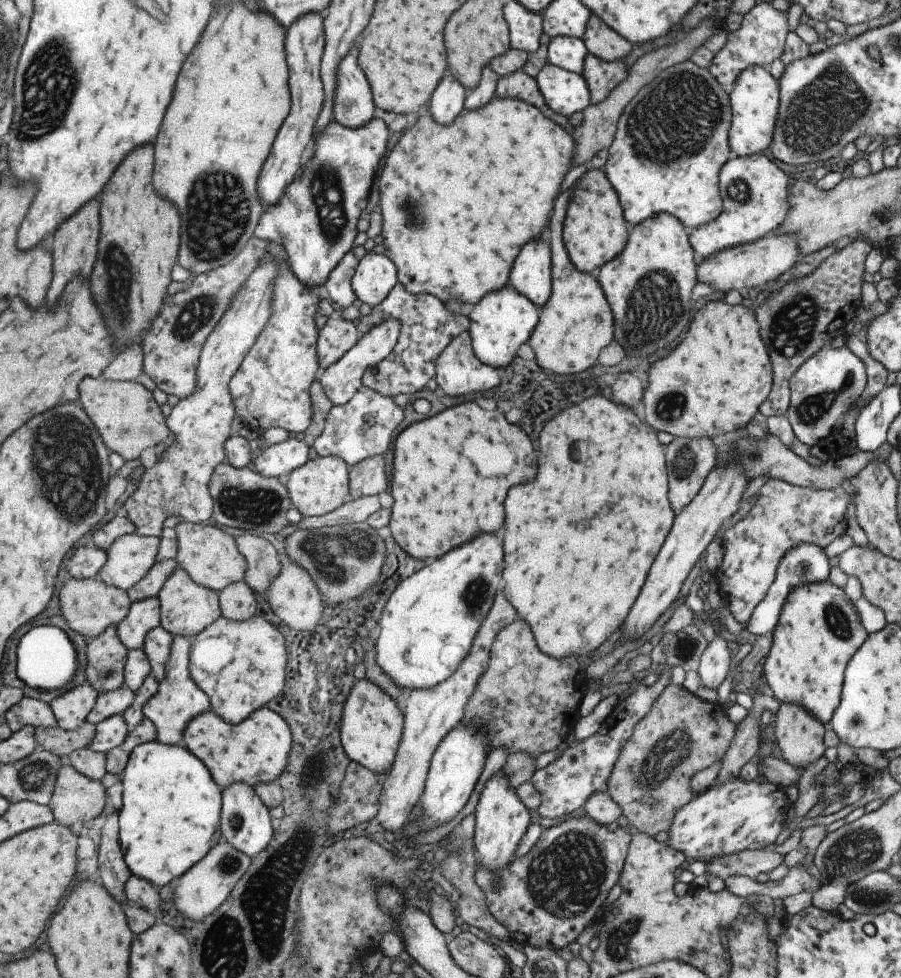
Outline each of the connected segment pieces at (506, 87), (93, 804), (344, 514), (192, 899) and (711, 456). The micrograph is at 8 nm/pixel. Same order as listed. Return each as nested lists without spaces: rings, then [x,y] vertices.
[[[521,69],[500,76],[496,82],[494,94],[500,99],[519,99],[524,103],[536,106],[545,118],[555,122],[568,134],[571,134],[574,129],[565,116],[553,112],[547,106],[537,88],[534,77],[527,76]]]
[[[63,760],[55,773],[48,802],[54,820],[66,826],[75,822],[87,824],[104,808],[104,789],[96,779],[79,774]]]
[[[377,495],[359,497],[347,500],[341,506],[331,512],[318,517],[302,516],[296,525],[301,529],[312,529],[319,527],[334,527],[345,523],[362,523],[366,518],[380,508]]]
[[[227,841],[215,843],[199,862],[193,864],[171,884],[176,910],[189,918],[189,922],[203,920],[203,916],[213,912],[229,896],[232,886],[251,862],[251,858],[235,850]]]
[[[674,437],[665,446],[667,462],[667,484],[669,484],[669,504],[673,510],[681,511],[697,494],[703,479],[712,469],[716,460],[716,447],[709,437]]]

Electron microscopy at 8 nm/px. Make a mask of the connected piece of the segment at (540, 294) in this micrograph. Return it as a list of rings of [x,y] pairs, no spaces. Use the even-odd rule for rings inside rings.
[[[541,238],[525,244],[513,260],[507,284],[541,308],[550,295],[550,252]]]

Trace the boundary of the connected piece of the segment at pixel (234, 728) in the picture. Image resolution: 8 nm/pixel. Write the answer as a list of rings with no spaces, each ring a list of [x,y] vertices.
[[[262,706],[237,724],[227,724],[211,709],[206,710],[187,722],[180,742],[205,765],[219,789],[231,783],[247,783],[254,788],[256,784],[275,780],[286,767],[291,736],[287,724]]]

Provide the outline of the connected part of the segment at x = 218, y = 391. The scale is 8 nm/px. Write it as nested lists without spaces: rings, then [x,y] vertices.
[[[279,254],[264,255],[244,280],[200,350],[193,392],[171,401],[170,414],[164,421],[173,441],[153,466],[144,469],[137,488],[122,503],[138,535],[159,537],[162,522],[167,517],[180,517],[197,524],[212,517],[208,482],[213,469],[225,461],[223,443],[229,437],[229,426],[235,415],[229,382],[271,314],[270,284],[274,283],[277,256]]]

